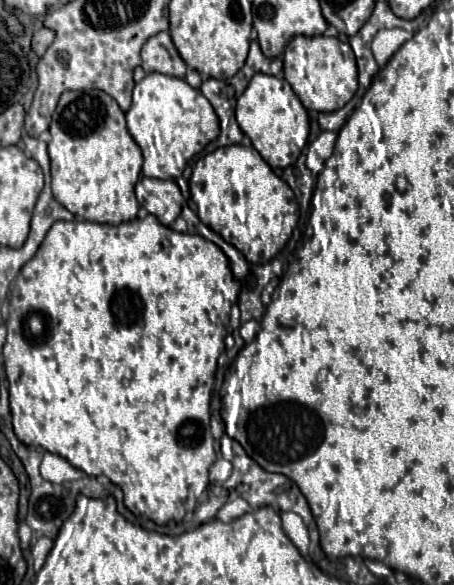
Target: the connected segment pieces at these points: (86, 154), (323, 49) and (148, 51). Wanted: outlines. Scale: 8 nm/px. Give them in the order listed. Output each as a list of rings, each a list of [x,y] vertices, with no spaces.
[[[102,90],[64,92],[52,124],[50,154],[51,189],[54,198],[72,214],[100,224],[134,220],[138,202],[134,186],[140,180],[142,152],[126,128],[126,118],[114,98]]]
[[[296,36],[284,50],[284,78],[300,98],[306,110],[334,112],[340,110],[358,88],[356,58],[342,52],[342,42],[330,36]]]
[[[158,32],[142,46],[142,68],[146,74],[160,72],[176,78],[184,78],[186,64],[174,48],[168,32]]]

